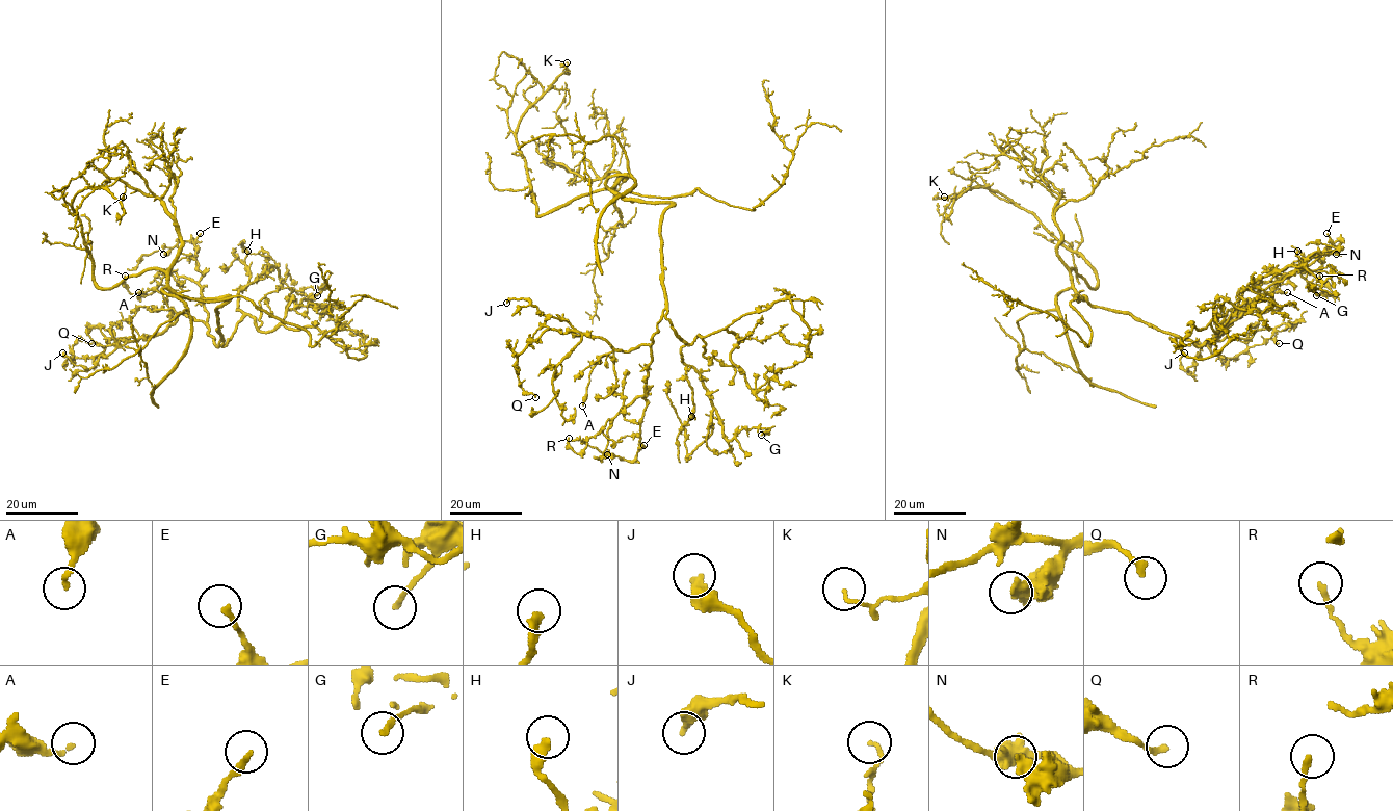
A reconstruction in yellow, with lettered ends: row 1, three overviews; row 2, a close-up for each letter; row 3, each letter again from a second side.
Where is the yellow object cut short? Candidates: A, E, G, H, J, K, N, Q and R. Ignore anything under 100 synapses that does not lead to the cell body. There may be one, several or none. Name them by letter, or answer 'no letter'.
no letter

